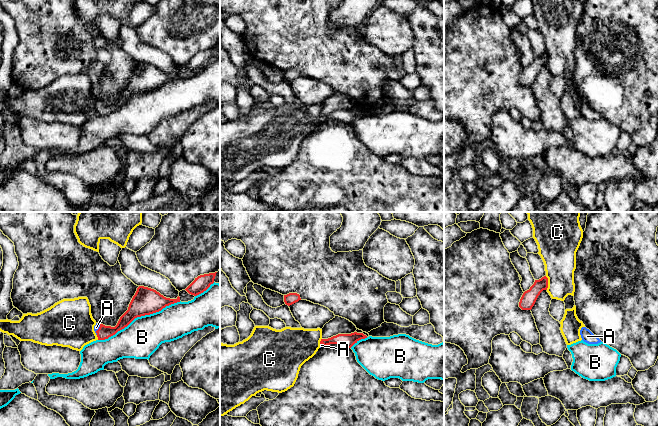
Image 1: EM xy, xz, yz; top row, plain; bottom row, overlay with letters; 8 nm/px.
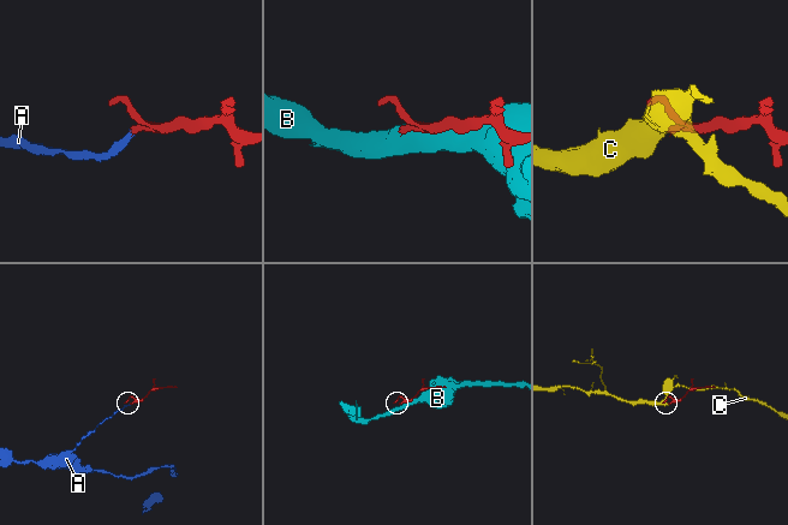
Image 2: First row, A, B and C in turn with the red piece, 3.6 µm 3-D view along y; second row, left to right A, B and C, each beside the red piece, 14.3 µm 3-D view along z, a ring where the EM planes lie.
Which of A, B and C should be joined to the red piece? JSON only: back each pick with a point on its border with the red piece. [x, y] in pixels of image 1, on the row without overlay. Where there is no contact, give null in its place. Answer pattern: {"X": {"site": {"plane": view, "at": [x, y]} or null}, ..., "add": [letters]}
{"A": {"site": {"plane": "xy", "at": [98, 105]}}, "add": ["A"]}

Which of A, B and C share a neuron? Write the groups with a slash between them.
A / B / C

